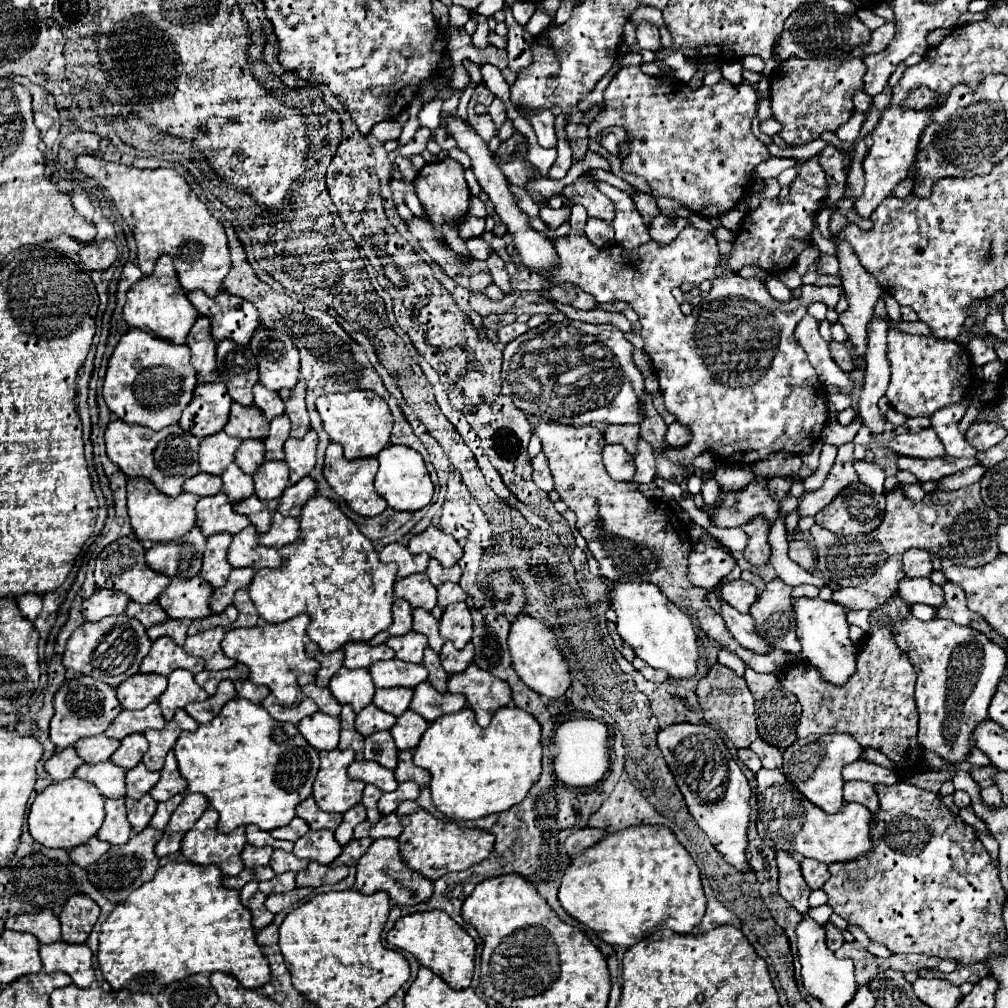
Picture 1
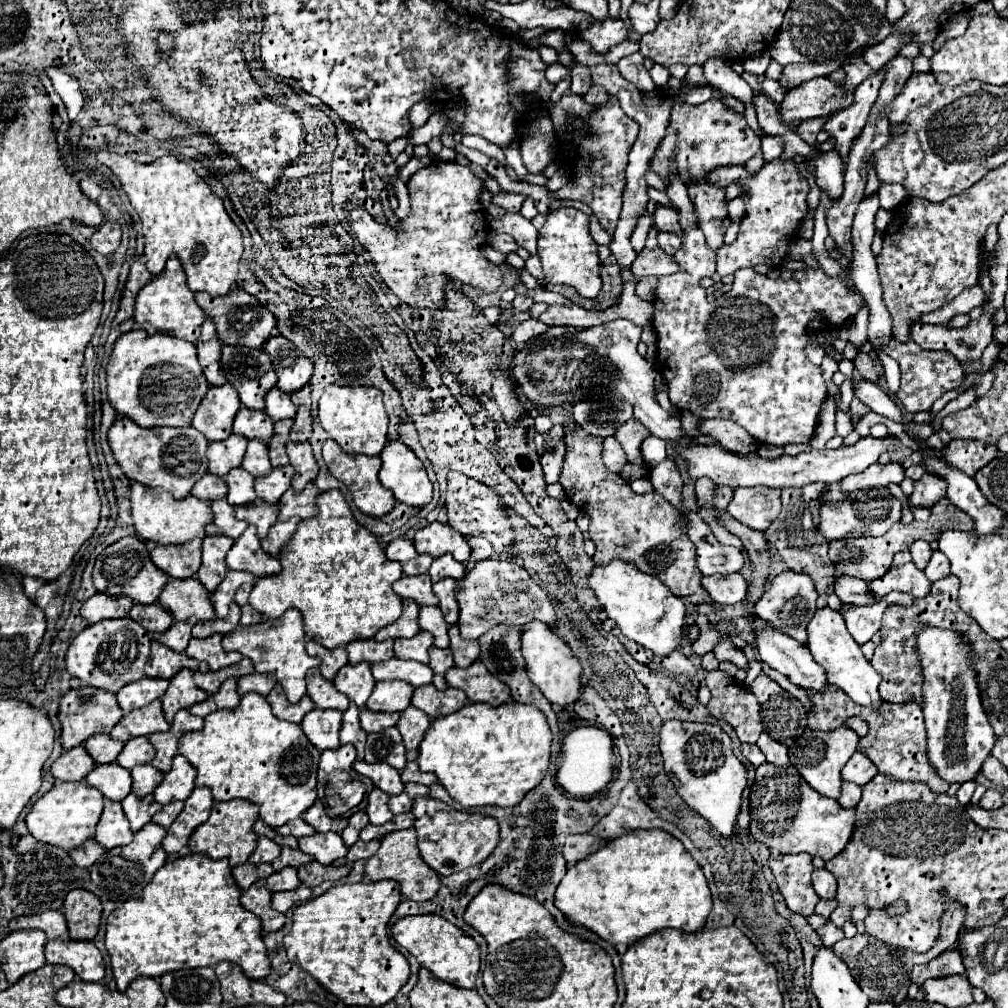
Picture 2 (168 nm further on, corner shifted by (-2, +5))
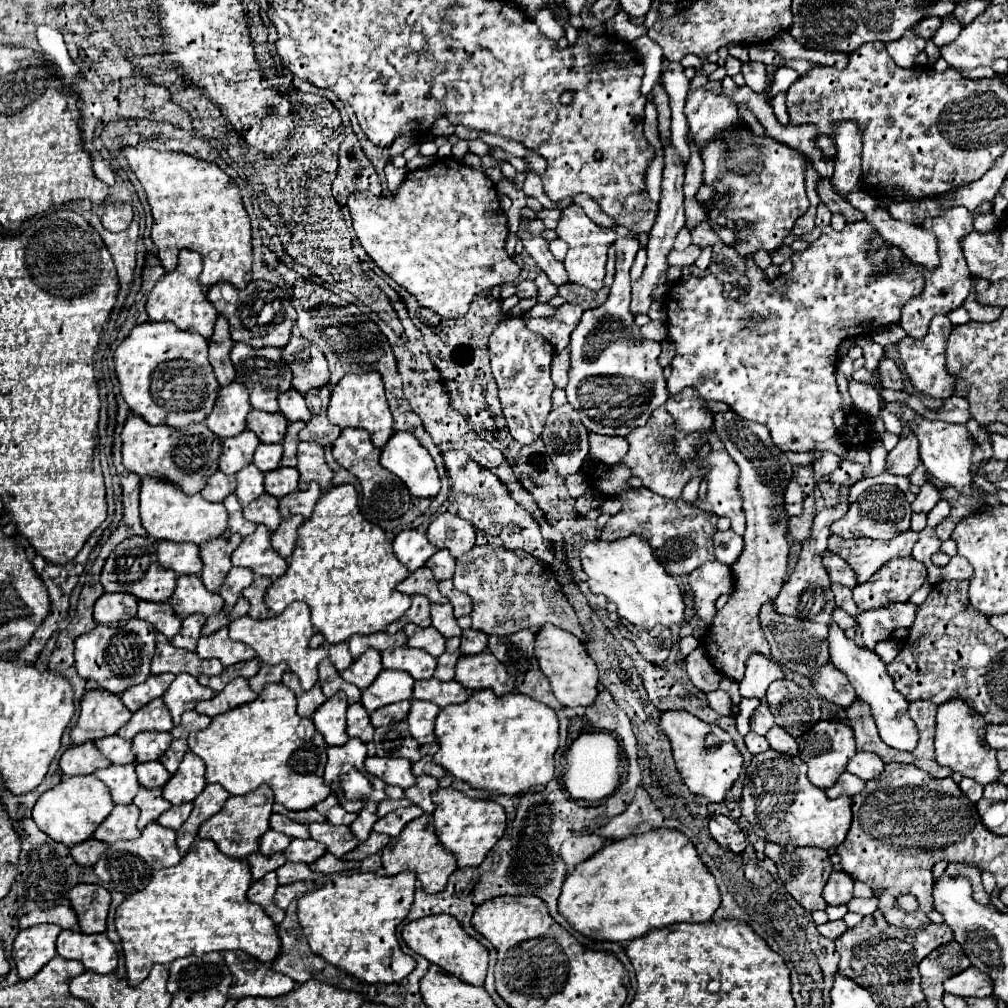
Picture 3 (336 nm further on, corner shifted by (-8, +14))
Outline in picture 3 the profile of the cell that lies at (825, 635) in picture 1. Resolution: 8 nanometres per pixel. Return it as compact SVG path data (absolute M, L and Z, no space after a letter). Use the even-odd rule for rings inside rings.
M838 624L830 626L830 662L850 678L850 684L856 688L856 694L860 700L870 704L870 710L874 714L878 734L882 742L886 742L890 748L902 750L902 752L912 752L918 746L918 728L914 720L908 714L908 700L894 688L892 676L886 672L886 664L880 660L878 654L874 654L868 648L858 648L854 640L848 640L844 630L838 628Z

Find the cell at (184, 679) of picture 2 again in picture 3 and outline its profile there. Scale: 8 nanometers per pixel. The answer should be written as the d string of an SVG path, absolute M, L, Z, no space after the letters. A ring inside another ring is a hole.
M178 674L176 680L166 690L166 694L162 696L164 704L172 714L174 726L178 726L186 710L194 710L198 702L210 700L210 698L214 698L214 692L206 690L206 686L200 686L196 678L190 678L190 674Z

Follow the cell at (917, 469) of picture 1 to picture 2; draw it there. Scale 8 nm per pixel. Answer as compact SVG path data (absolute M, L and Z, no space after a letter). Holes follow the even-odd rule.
M956 439L956 441L950 441L946 447L942 447L938 453L948 465L958 467L968 477L974 477L976 471L980 471L996 457L996 447Z

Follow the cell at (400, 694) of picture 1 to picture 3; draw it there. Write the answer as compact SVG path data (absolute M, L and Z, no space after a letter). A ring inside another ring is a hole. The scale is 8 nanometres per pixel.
M382 670L382 674L368 688L362 690L360 702L366 708L366 712L374 712L392 702L410 700L412 686L414 686L414 678L410 678L410 674L396 670Z

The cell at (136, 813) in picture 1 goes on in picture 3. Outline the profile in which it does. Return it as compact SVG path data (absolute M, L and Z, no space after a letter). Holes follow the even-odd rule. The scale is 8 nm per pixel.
M140 788L138 796L134 798L134 804L140 808L140 820L138 820L140 830L144 830L146 824L156 822L162 812L172 808L172 804L162 798L162 788L154 788L154 790Z

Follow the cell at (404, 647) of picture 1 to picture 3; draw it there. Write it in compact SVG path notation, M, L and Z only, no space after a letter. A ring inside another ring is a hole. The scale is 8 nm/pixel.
M408 624L404 628L404 632L408 634L408 646L410 648L420 648L420 650L426 650L430 656L438 658L442 652L444 652L444 644L446 644L446 638L434 630L432 626L430 628L418 628L414 624Z

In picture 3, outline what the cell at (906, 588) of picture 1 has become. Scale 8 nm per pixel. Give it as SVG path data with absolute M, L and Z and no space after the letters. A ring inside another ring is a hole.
M912 556L890 558L878 574L854 588L854 602L858 610L876 610L892 602L908 602L910 596L924 584L926 566Z

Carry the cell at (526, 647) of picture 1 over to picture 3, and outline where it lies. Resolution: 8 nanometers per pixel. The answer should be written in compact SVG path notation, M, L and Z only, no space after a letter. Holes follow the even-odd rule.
M544 626L538 634L536 634L536 658L540 664L542 674L548 678L552 692L556 696L556 700L562 706L592 706L596 696L598 696L598 670L594 660L588 656L586 648L582 642L578 642L578 638L574 638L570 632L566 630L558 630L556 626Z

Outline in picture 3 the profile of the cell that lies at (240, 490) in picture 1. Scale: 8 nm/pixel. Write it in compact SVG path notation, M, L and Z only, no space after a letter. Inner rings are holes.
M254 464L242 468L236 474L236 480L238 480L236 496L242 506L248 506L252 500L256 500L264 492L264 474Z

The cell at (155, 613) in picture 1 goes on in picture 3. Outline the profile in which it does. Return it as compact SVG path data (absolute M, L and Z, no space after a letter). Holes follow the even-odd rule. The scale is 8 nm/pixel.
M138 602L138 618L150 622L156 628L156 632L164 634L166 638L176 636L180 632L180 628L182 628L182 622L174 614L170 602L162 602L162 604Z

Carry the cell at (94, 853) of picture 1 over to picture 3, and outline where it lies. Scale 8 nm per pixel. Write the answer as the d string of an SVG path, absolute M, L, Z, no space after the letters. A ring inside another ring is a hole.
M94 838L86 840L86 842L80 842L76 844L70 854L72 858L80 864L80 866L94 866L94 862L100 858L100 854L106 850L106 844L104 842L96 842Z

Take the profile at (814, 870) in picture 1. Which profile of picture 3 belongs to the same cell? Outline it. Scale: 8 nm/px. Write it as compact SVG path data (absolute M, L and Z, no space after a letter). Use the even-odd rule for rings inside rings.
M834 872L824 888L824 900L830 906L848 904L852 900L852 876L846 872Z

